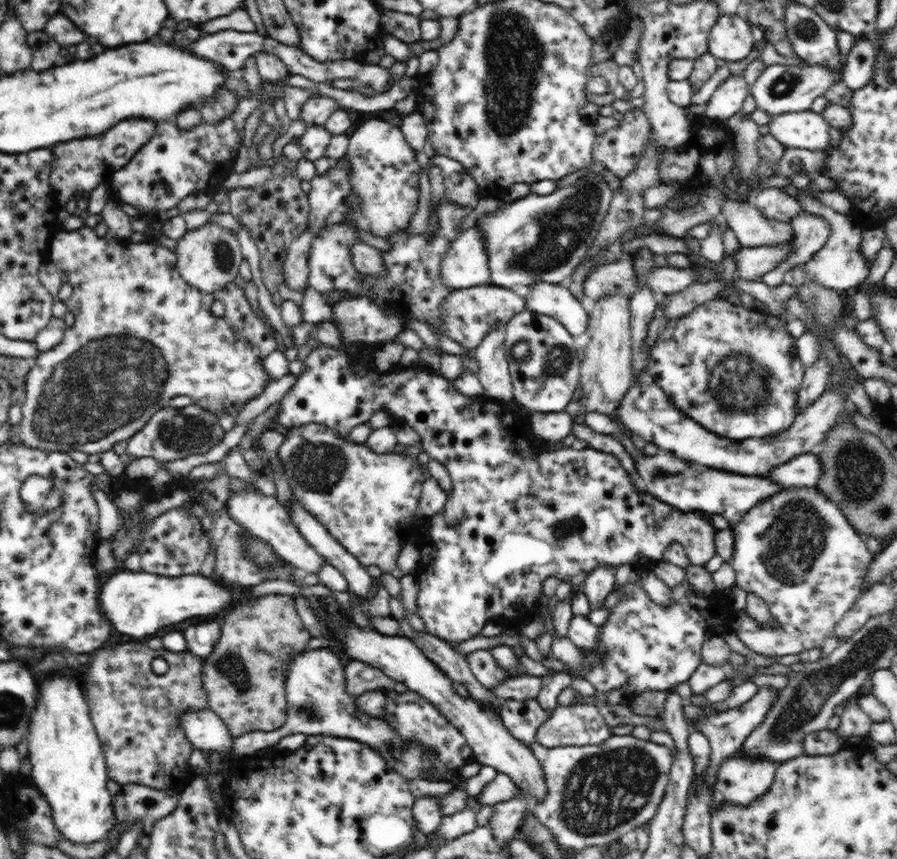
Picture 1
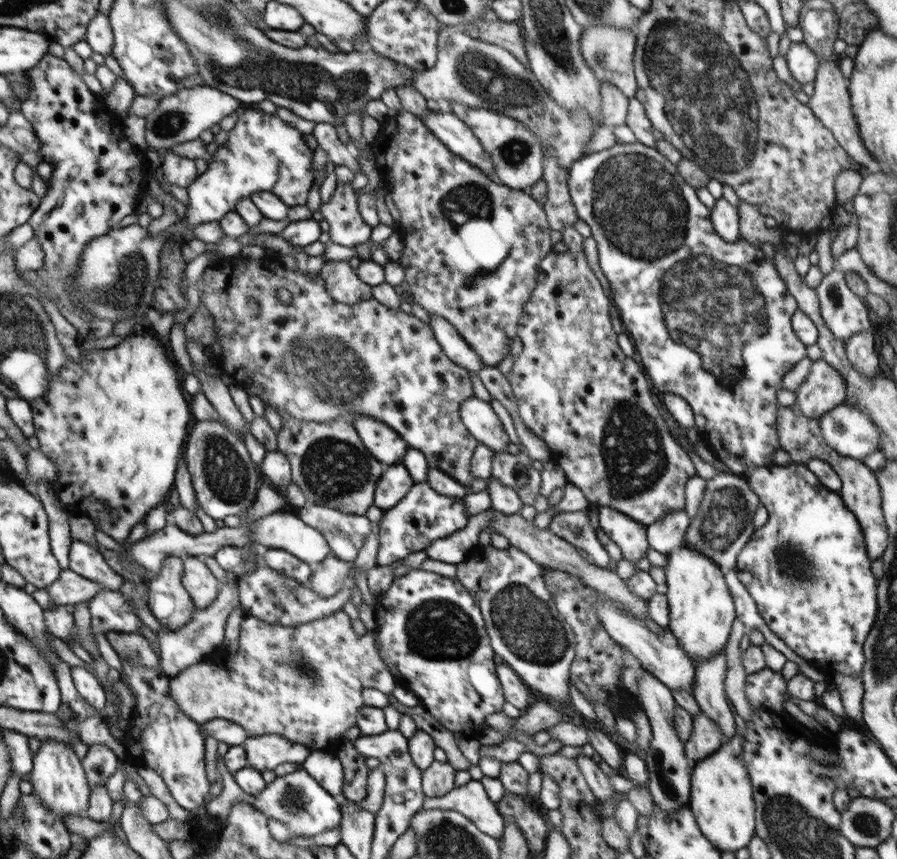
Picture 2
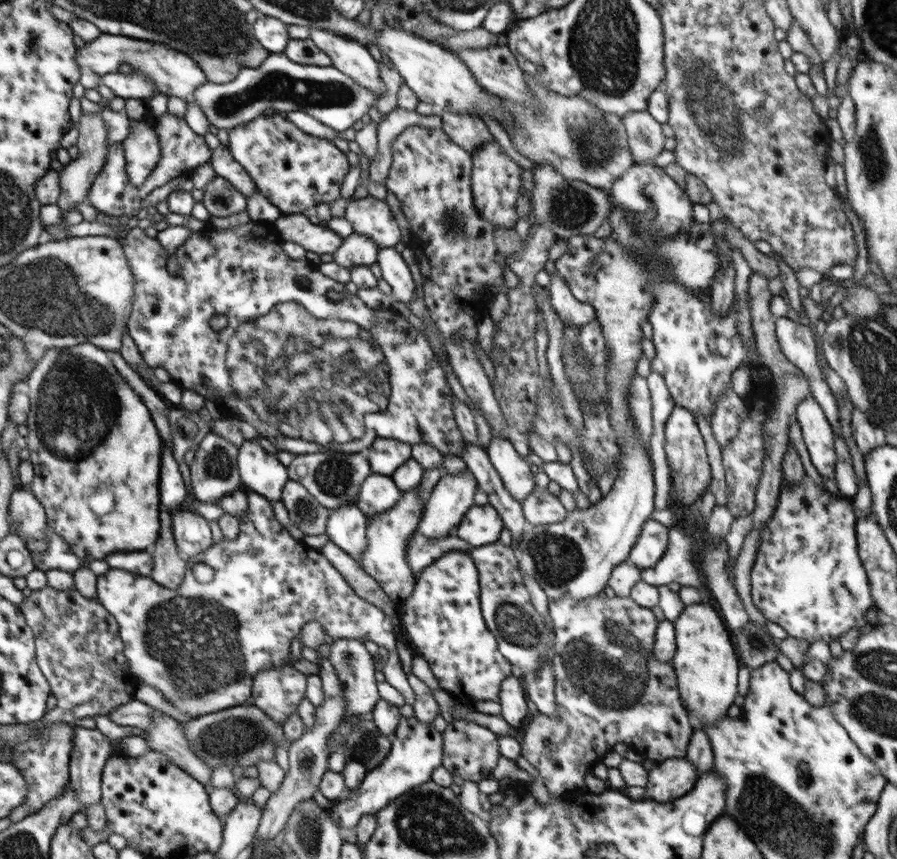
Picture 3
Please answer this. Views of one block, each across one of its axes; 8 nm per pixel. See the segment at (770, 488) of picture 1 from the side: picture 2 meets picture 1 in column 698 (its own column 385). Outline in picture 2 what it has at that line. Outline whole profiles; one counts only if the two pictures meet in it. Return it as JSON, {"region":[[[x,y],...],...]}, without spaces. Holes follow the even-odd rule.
{"region":[[[401,463],[388,465],[378,479],[374,493],[374,506],[383,511],[390,510],[402,500],[414,484],[414,479]]]}

